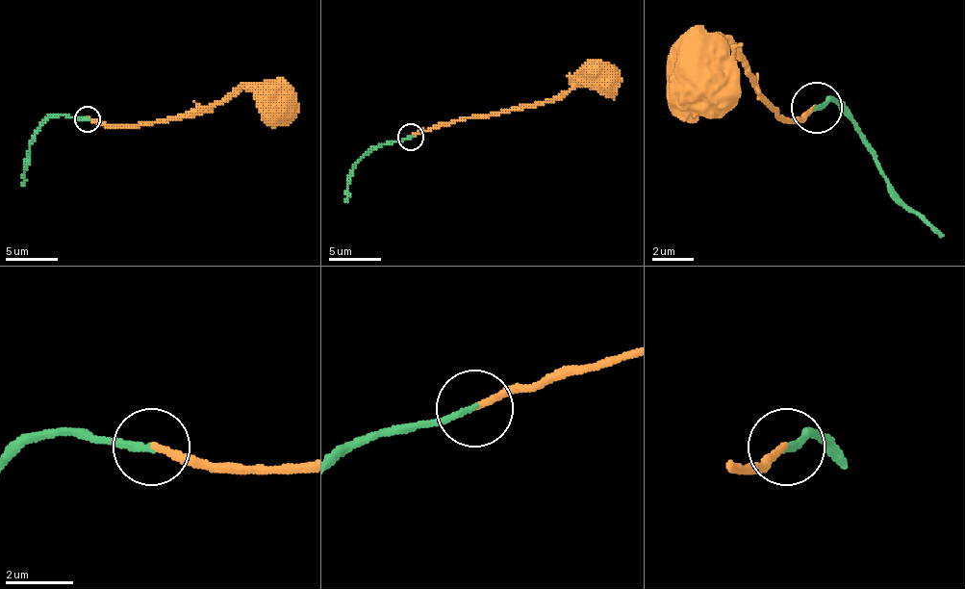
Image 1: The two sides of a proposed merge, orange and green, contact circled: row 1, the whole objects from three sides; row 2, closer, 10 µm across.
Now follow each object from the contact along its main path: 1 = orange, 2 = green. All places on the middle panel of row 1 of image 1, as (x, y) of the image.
1: (410, 136), (457, 120), (533, 107), (574, 89), (591, 73), (598, 73)
2: (410, 136), (373, 146), (352, 167), (344, 201)

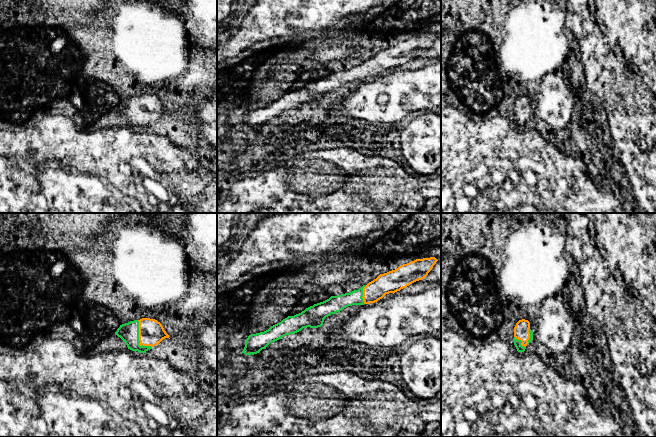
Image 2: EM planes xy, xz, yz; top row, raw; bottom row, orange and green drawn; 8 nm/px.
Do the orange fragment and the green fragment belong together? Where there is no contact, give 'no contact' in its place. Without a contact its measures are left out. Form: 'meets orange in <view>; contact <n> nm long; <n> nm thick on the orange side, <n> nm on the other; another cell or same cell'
meets orange in xy; contact 260 nm long; 200 nm thick on the orange side, 160 nm on the other; same cell

